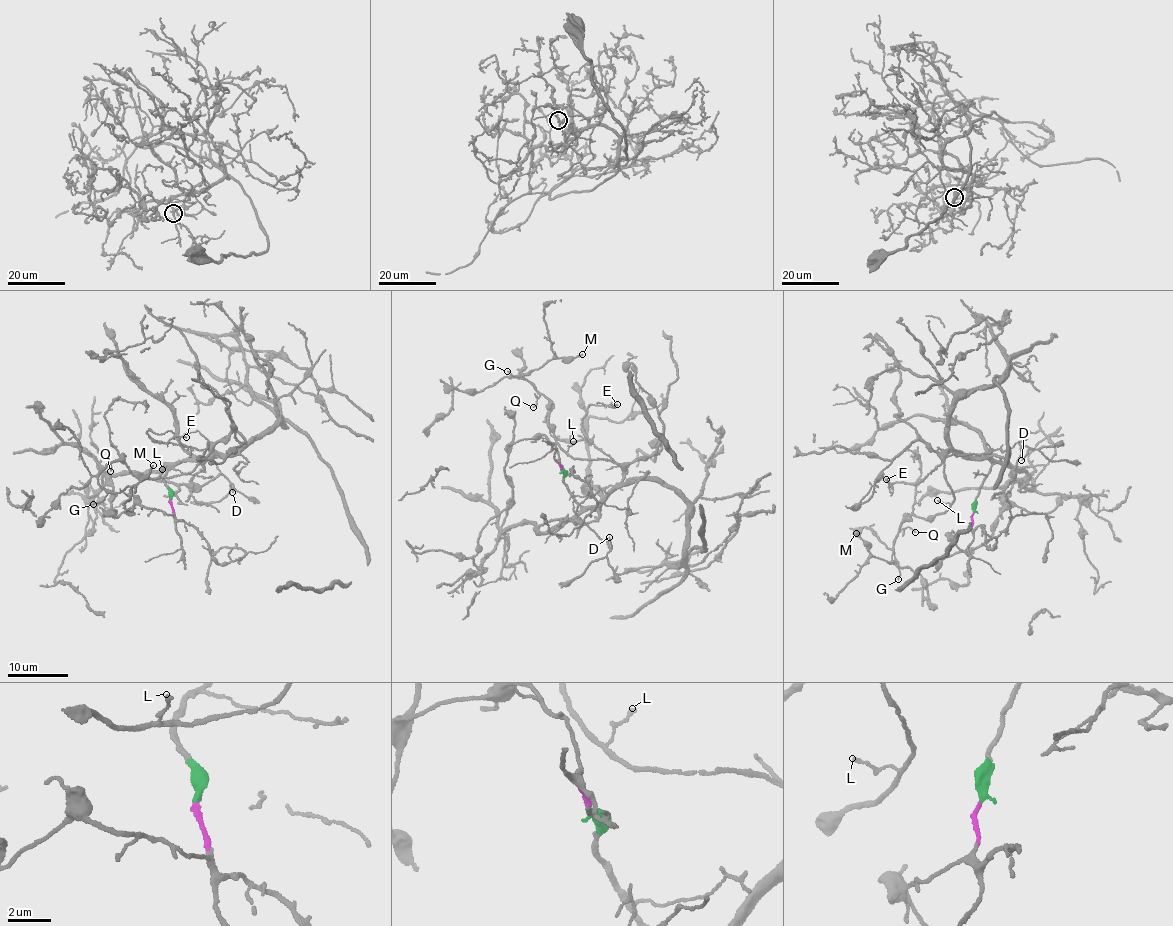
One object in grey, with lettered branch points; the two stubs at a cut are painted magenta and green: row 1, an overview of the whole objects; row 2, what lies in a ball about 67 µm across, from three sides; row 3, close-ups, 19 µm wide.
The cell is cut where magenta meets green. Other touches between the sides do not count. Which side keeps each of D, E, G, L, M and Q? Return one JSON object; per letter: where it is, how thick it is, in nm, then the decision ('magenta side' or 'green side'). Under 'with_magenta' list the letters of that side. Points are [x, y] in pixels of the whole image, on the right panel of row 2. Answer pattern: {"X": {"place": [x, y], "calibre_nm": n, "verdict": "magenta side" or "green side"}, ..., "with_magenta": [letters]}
{"D": {"place": [1021, 460], "calibre_nm": 130, "verdict": "green side"}, "E": {"place": [886, 479], "calibre_nm": 120, "verdict": "green side"}, "G": {"place": [898, 579], "calibre_nm": 140, "verdict": "green side"}, "L": {"place": [937, 500], "calibre_nm": 160, "verdict": "green side"}, "M": {"place": [856, 533], "calibre_nm": 150, "verdict": "green side"}, "Q": {"place": [915, 532], "calibre_nm": 100, "verdict": "green side"}, "with_magenta": []}

